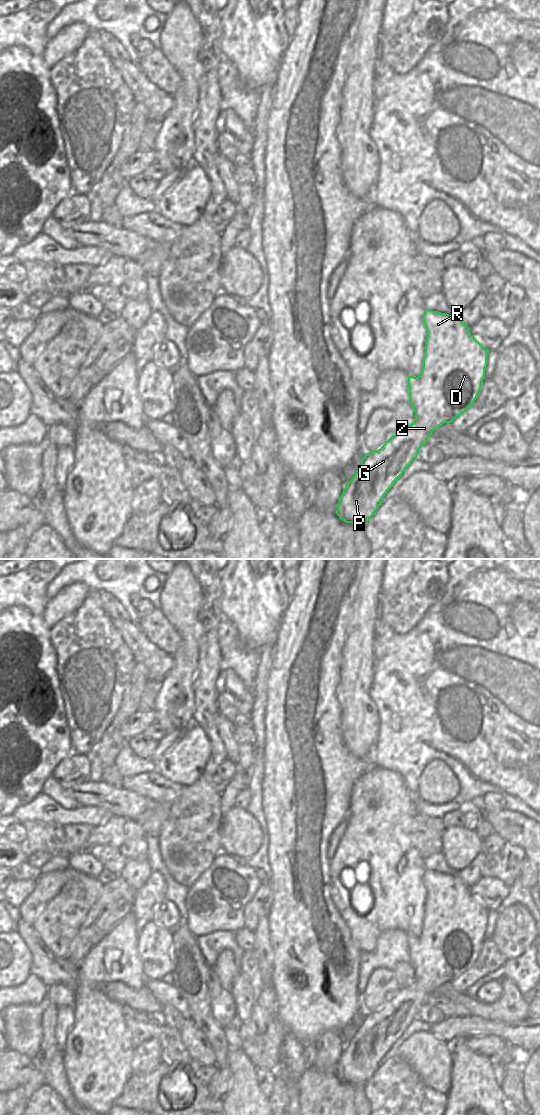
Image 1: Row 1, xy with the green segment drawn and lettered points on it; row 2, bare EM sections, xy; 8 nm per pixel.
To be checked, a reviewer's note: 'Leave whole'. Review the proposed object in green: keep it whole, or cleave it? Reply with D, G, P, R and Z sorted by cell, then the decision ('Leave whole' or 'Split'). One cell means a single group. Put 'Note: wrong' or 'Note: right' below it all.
Groups: D G P R Z. Leave whole
Note: right

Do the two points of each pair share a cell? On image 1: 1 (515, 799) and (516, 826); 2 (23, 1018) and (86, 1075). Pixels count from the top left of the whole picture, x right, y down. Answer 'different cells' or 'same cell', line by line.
1: different cells
2: different cells

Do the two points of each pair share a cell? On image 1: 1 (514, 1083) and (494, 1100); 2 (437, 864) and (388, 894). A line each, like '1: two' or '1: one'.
1: two
2: two

